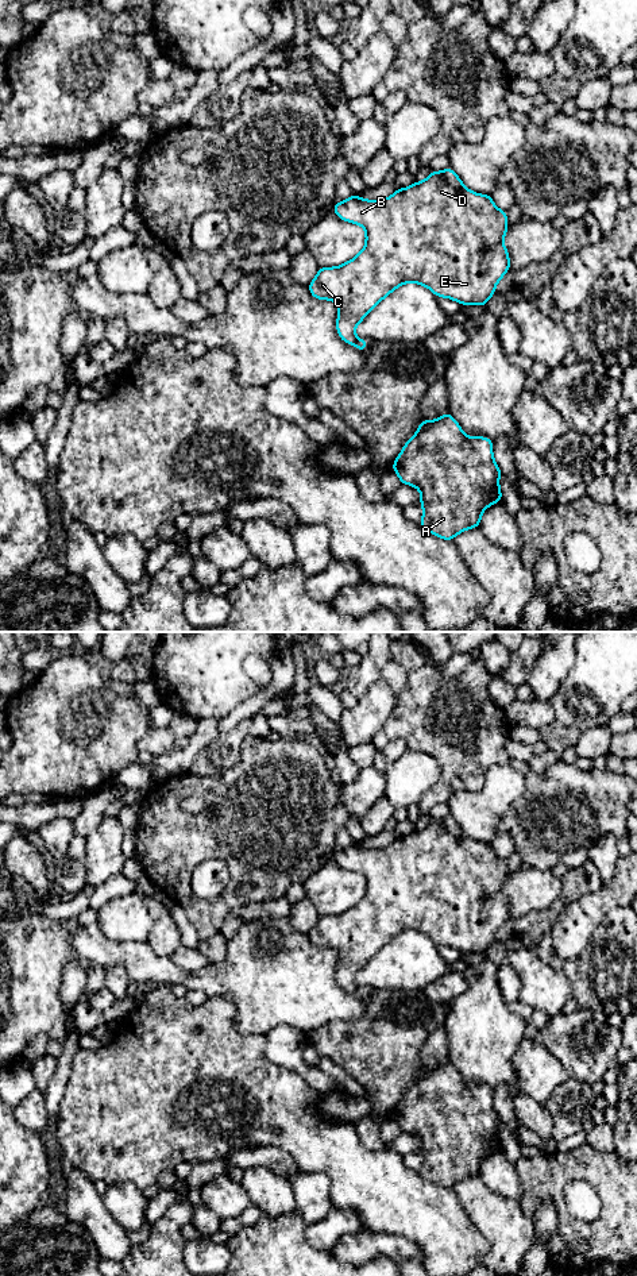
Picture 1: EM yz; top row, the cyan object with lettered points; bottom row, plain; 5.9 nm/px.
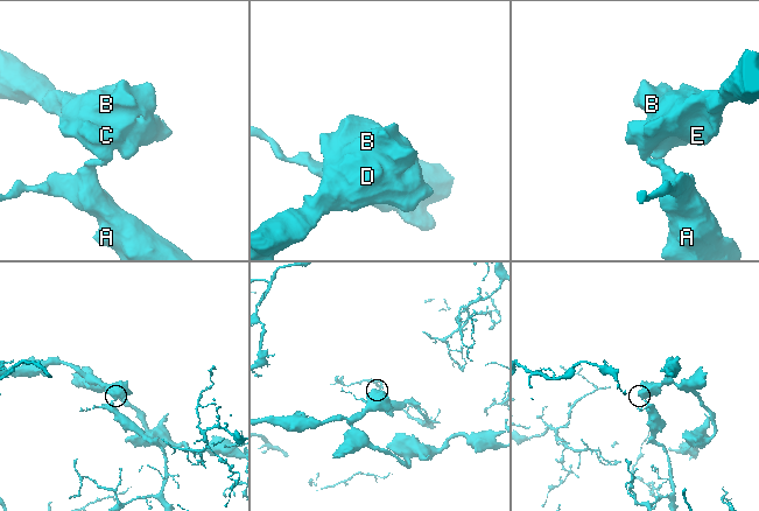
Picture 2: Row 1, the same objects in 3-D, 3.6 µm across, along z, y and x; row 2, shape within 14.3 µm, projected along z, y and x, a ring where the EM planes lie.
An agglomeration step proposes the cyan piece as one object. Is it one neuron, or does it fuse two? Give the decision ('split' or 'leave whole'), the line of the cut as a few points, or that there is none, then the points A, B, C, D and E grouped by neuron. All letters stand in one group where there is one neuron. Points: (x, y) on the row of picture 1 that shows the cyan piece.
split; cut yz (356, 339), (352, 343); groups A / B C D E

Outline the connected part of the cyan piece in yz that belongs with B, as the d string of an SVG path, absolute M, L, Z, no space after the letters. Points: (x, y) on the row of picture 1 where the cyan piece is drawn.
M451 167L432 171L426 180L416 181L409 188L395 189L389 198L362 200L352 194L333 205L332 212L344 221L360 224L366 230L366 246L354 259L337 267L320 267L308 289L314 298L332 300L339 305L336 329L347 344L356 342L355 327L371 309L406 282L426 286L436 297L447 297L462 305L486 307L498 281L510 269L509 251L503 246L509 230L506 211L498 209L490 194L467 189Z

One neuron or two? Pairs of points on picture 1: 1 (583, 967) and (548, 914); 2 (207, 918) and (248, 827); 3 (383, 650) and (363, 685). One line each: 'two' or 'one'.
1: one
2: one
3: one

